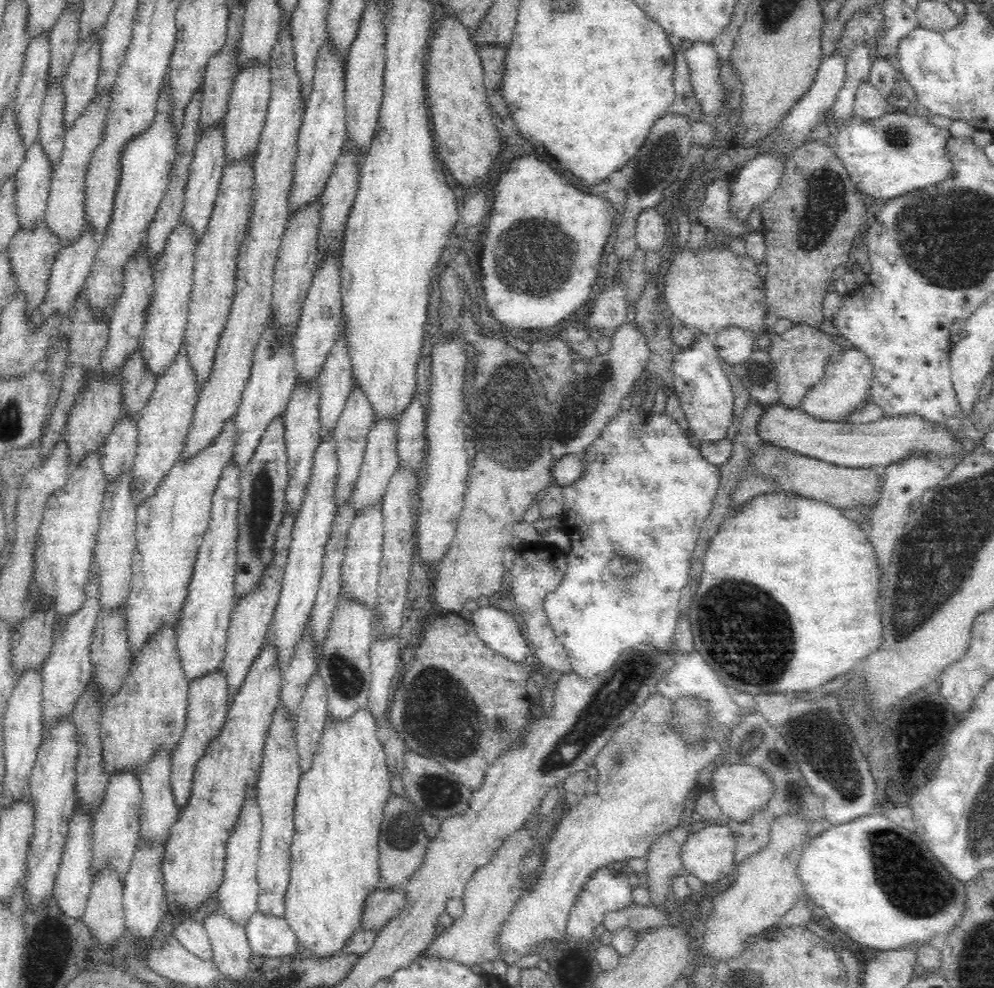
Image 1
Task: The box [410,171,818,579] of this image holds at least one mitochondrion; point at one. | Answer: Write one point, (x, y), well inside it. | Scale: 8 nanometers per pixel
(535, 256)

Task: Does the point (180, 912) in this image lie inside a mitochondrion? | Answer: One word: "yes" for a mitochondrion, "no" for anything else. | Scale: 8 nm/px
no

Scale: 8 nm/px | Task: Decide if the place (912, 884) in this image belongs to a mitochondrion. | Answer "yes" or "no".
yes

